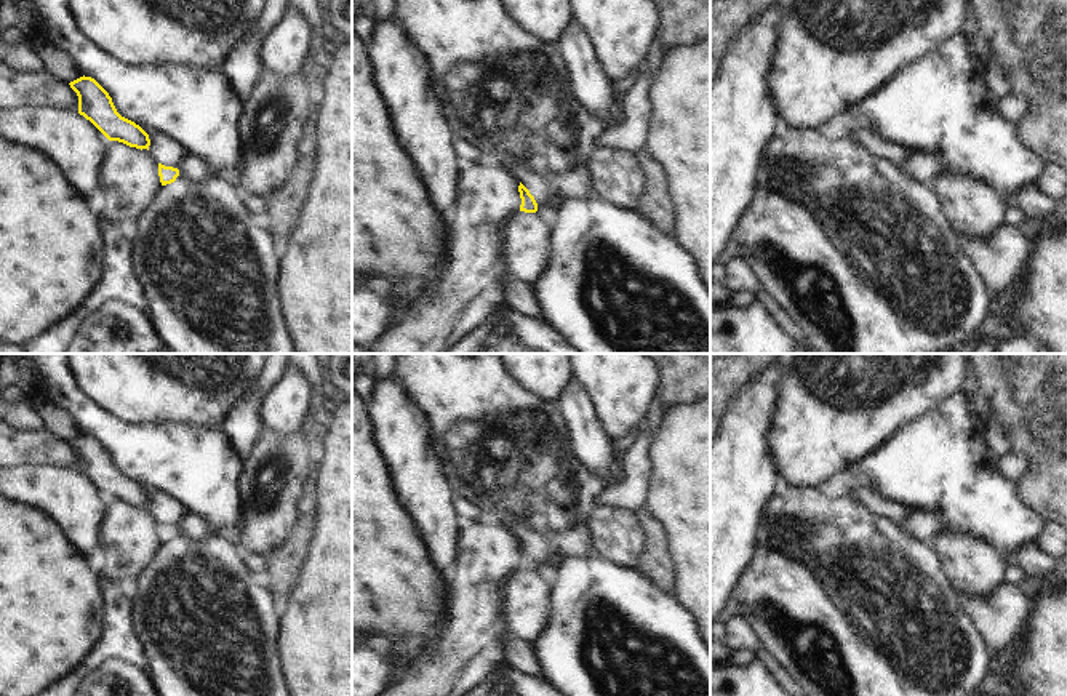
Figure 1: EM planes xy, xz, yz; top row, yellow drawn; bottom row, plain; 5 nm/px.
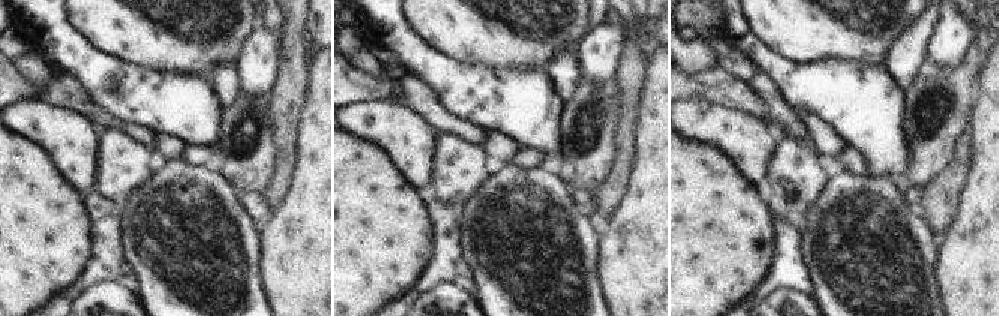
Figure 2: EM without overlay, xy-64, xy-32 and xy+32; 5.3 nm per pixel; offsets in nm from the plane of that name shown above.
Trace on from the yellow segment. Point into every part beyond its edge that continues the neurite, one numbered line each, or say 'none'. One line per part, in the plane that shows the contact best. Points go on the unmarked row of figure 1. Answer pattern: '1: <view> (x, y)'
none

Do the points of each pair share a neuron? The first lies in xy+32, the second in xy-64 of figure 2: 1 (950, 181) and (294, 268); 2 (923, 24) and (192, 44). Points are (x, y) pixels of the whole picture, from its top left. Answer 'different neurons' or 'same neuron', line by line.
1: different neurons
2: different neurons

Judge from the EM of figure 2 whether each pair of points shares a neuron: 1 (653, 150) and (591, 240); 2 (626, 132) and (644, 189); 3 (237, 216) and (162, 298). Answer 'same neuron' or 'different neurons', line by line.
1: different neurons
2: different neurons
3: same neuron

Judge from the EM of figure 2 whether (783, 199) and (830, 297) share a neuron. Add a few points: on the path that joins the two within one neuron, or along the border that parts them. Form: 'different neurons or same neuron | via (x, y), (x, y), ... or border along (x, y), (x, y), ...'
different neurons | border along (821, 196), (801, 226)

